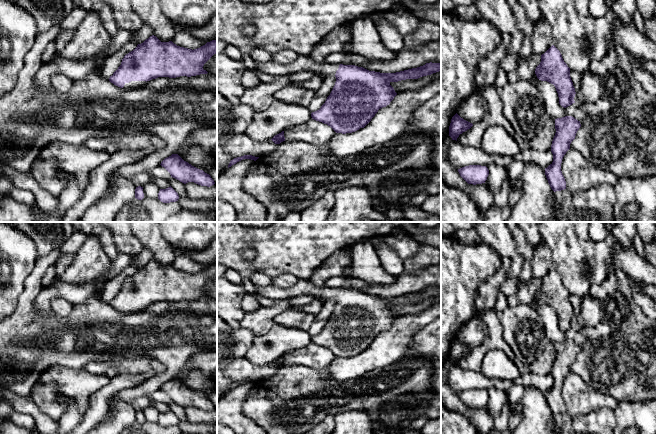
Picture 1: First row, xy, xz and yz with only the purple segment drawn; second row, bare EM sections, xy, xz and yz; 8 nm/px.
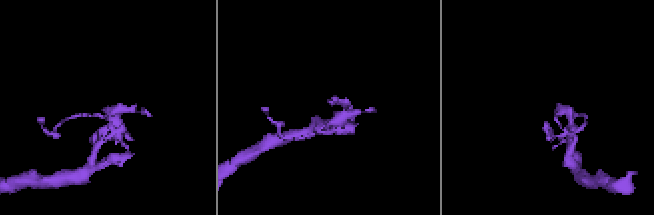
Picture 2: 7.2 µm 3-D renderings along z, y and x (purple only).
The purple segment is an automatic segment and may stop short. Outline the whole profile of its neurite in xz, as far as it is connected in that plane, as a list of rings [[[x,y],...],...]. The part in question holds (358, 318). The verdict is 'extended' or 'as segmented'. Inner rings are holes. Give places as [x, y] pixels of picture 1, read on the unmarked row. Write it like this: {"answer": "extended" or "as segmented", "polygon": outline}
{"answer": "extended", "polygon": [[[298,279],[297,283],[289,288],[278,288],[271,286],[255,286],[259,295],[269,297],[275,301],[290,299],[294,301],[301,295],[312,295],[324,301],[334,299],[335,309],[321,332],[311,337],[312,343],[330,350],[336,357],[352,357],[364,352],[375,340],[379,333],[386,331],[397,319],[391,306],[398,306],[406,303],[418,303],[441,295],[441,287],[426,287],[423,290],[412,292],[396,297],[380,297],[369,295],[355,289],[329,288],[318,286],[311,280]]]}

